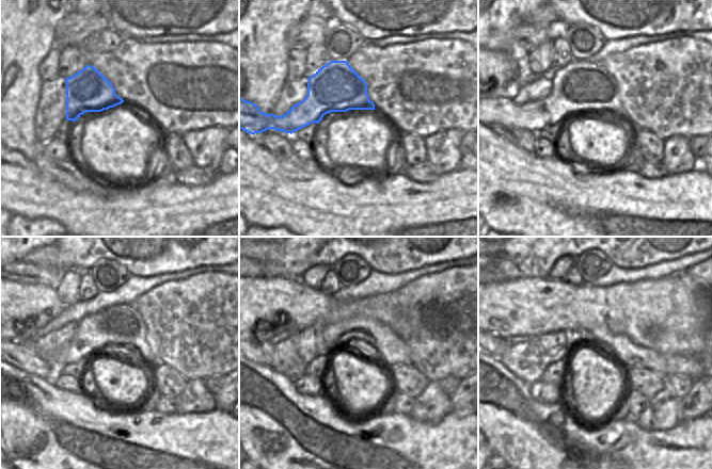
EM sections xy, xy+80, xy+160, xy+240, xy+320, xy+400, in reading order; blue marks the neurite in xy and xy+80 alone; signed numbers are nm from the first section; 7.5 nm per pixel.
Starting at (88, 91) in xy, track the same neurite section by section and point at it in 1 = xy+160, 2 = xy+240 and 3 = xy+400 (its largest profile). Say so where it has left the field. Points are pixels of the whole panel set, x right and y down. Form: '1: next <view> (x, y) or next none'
1: next xy+160 (580, 86)
2: next xy+240 (122, 325)
3: next xy+400 (629, 354)

